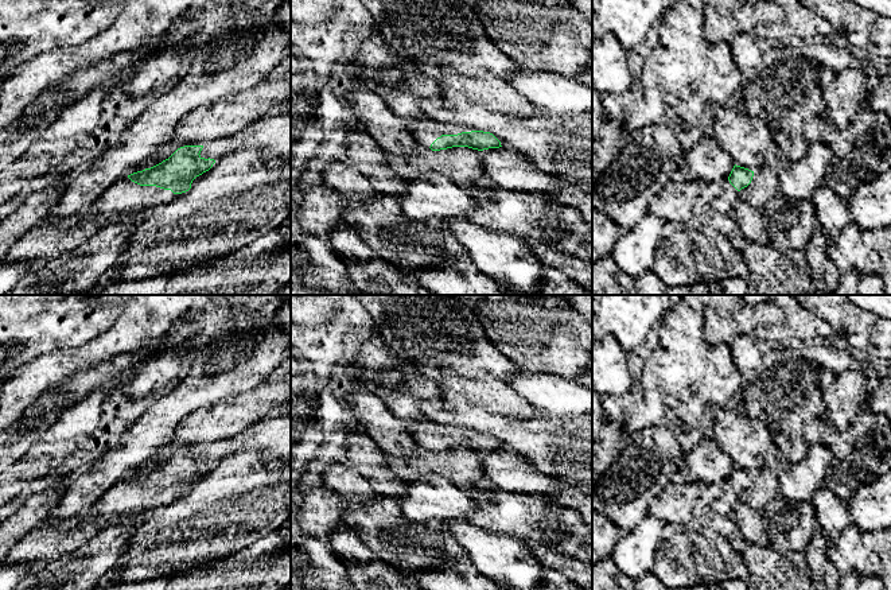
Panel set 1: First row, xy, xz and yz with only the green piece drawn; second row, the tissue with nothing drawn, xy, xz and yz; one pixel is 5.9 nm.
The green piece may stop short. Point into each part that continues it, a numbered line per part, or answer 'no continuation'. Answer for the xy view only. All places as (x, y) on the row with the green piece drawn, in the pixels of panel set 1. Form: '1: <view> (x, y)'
1: xy (124, 198)

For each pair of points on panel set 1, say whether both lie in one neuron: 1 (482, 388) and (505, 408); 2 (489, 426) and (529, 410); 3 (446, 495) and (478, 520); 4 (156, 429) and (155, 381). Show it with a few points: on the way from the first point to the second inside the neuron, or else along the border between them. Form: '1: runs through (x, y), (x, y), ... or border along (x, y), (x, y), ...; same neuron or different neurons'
1: runs through (487, 394), (500, 403); same neuron
2: border along (540, 412), (533, 416), (516, 416); different neurons
3: border along (460, 488), (475, 505), (463, 519); different neurons
4: border along (175, 381), (163, 392); different neurons

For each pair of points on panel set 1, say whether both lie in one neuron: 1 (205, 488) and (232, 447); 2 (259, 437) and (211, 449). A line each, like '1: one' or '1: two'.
1: two
2: one

